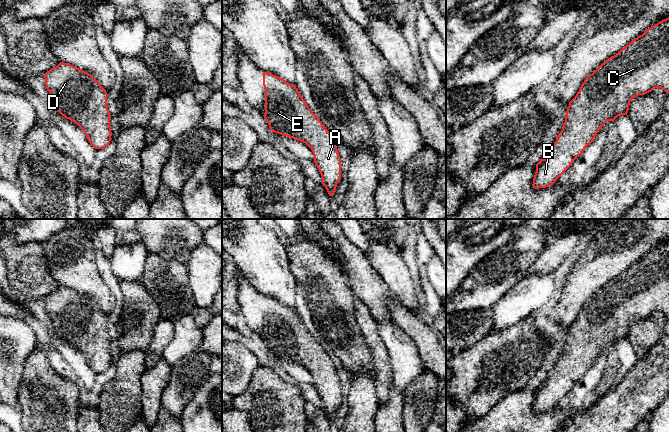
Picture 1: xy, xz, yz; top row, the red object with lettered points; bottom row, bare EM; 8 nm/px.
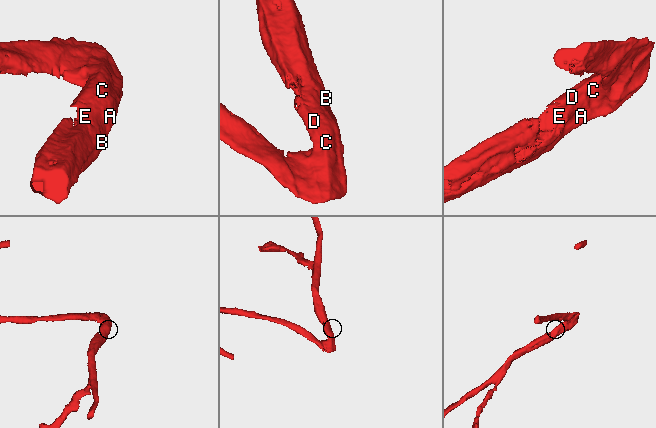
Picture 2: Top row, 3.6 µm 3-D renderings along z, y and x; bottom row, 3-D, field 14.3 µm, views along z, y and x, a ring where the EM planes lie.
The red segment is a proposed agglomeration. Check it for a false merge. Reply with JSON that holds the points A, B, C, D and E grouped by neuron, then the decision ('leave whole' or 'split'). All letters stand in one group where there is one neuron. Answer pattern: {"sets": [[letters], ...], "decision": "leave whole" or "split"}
{"sets": [["A", "B", "C", "D", "E"]], "decision": "leave whole"}

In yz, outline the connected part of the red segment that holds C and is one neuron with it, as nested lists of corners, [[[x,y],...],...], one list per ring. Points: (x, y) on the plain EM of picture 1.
[[[669,241],[648,252],[586,301],[576,320],[569,326],[562,354],[556,360],[556,366],[549,370],[548,380],[540,383],[536,388],[532,410],[539,413],[553,409],[593,366],[598,355],[607,345],[614,346],[618,340],[627,339],[630,325],[639,319],[651,316],[654,312],[661,312],[669,318]]]

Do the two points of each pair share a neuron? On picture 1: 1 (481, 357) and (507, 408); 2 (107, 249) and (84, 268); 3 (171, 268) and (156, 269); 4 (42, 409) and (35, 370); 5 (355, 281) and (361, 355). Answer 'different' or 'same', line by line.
1: different
2: different
3: same
4: same
5: different

